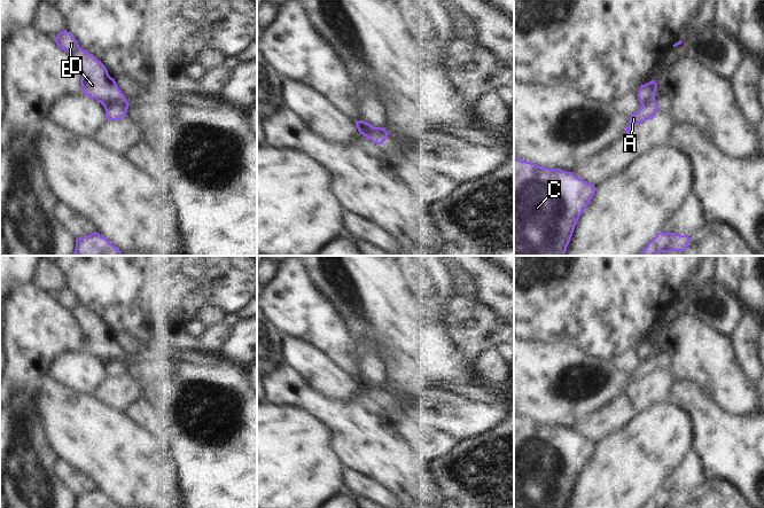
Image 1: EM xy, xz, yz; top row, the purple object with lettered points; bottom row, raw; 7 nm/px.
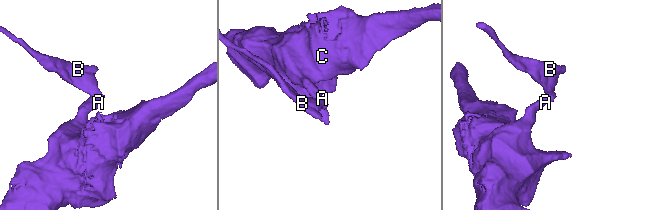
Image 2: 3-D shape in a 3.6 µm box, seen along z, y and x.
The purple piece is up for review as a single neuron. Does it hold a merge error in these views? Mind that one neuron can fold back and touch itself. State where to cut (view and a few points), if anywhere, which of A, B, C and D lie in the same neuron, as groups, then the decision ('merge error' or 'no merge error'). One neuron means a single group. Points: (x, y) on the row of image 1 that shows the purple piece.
xy (127, 102), (123, 104), (111, 102), (103, 106) | A C / B D | merge error

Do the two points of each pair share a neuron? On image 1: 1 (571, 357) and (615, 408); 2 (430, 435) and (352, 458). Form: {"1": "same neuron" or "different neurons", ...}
{"1": "different neurons", "2": "different neurons"}

